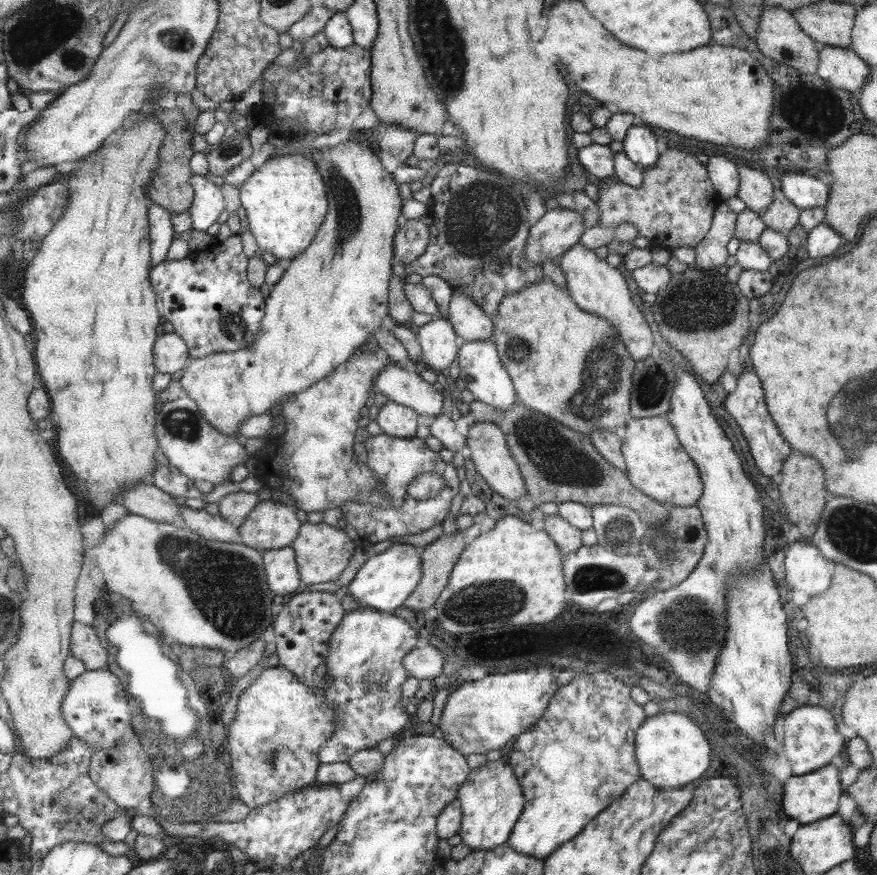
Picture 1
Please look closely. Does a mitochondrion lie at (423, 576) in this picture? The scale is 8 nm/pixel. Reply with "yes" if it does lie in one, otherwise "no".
no

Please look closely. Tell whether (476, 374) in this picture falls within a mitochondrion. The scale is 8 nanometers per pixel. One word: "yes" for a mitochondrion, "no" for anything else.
no

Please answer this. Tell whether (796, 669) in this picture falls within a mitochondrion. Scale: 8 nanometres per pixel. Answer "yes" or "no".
no

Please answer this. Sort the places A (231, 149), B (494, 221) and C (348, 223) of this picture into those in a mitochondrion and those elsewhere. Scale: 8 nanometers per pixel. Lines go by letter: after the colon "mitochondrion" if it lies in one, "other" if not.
A: mitochondrion
B: mitochondrion
C: mitochondrion

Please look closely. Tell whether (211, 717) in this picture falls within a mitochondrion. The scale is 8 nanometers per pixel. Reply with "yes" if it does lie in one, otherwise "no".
no

